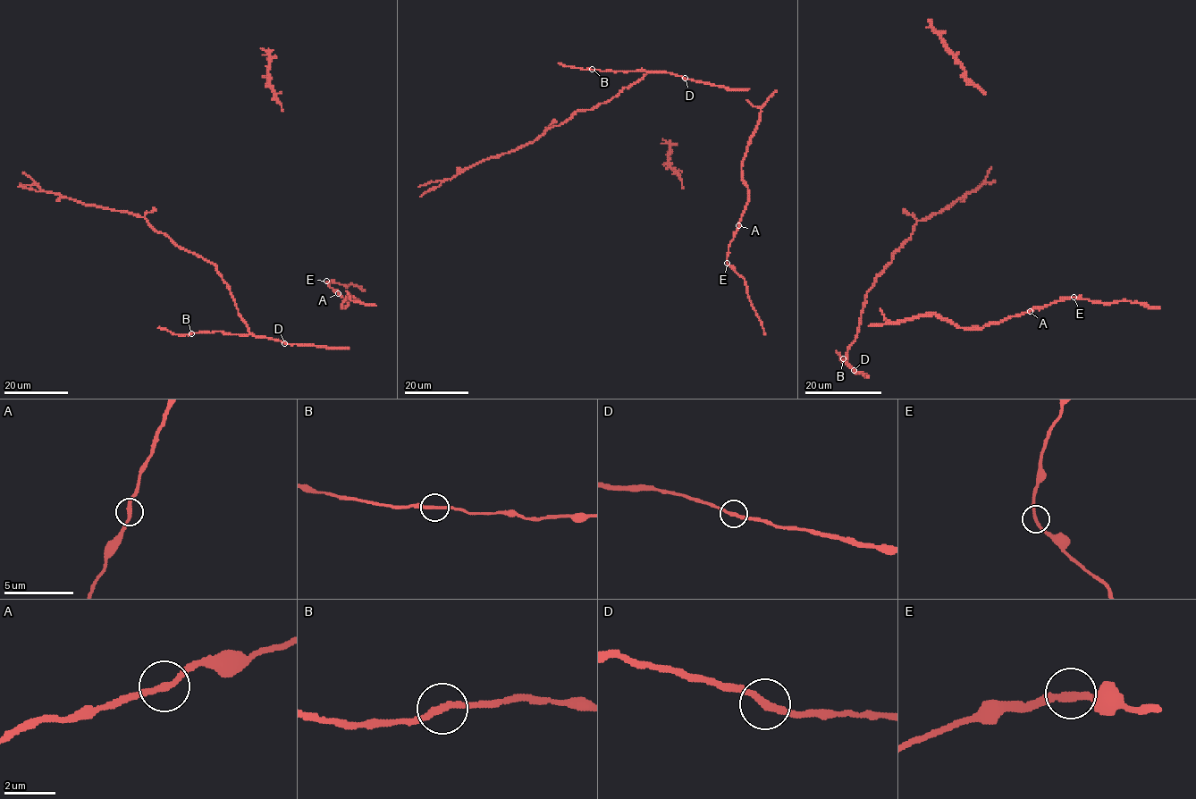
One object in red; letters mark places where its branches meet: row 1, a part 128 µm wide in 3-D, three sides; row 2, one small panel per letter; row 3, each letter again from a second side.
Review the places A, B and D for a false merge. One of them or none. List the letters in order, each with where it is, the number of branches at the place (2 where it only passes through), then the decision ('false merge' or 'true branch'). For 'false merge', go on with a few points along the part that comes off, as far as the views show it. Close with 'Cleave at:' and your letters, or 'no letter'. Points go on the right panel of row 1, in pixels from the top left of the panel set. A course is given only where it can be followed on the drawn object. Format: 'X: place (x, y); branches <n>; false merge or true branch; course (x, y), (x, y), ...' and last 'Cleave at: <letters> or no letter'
A: place (1030, 311); branches 2; true branch
B: place (843, 358); branches 2; true branch
D: place (854, 370); branches 2; true branch
Cleave at: no letter

